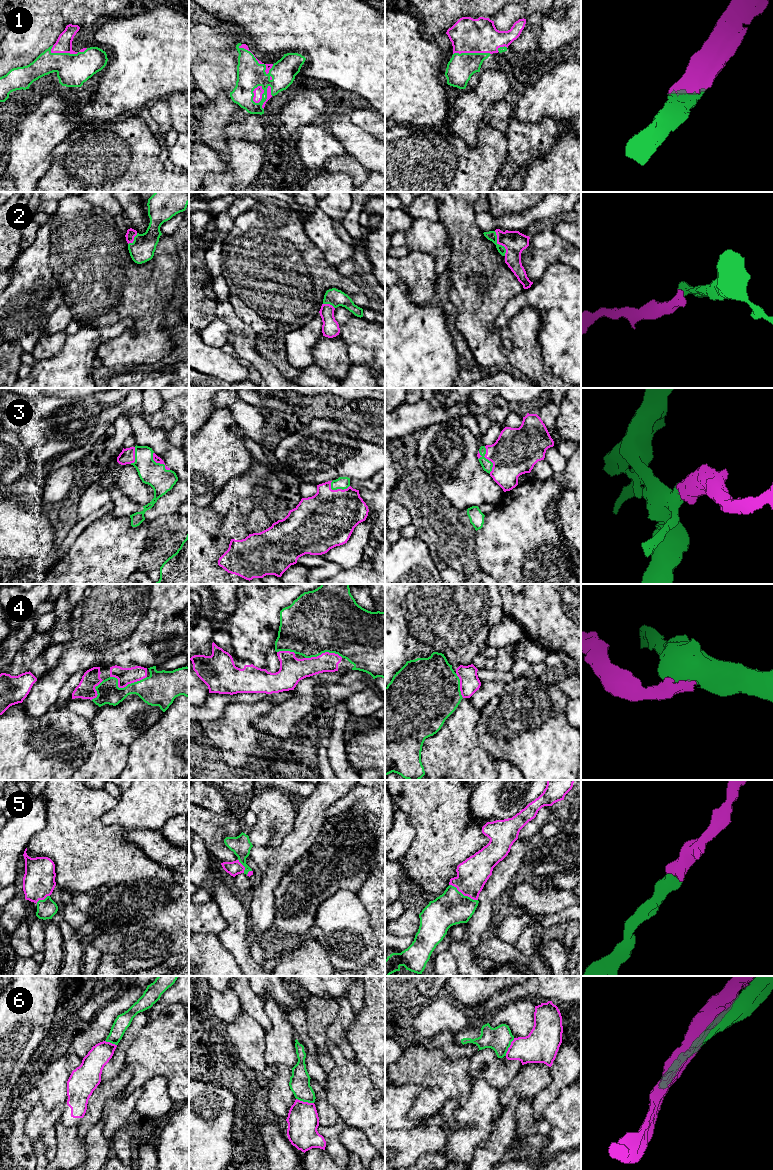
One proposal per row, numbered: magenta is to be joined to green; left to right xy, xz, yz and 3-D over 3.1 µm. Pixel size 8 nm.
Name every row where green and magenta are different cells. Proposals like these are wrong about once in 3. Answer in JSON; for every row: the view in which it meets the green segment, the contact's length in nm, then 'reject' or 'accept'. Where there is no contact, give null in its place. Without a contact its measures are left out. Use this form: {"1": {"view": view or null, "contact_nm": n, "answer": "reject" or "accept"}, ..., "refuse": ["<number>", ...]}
{"1": {"view": "xz", "contact_nm": 340, "answer": "accept"}, "2": {"view": "yz", "contact_nm": 220, "answer": "accept"}, "3": {"view": "yz", "contact_nm": 220, "answer": "accept"}, "4": {"view": "xy", "contact_nm": 300, "answer": "accept"}, "5": {"view": "yz", "contact_nm": 260, "answer": "accept"}, "6": {"view": "xz", "contact_nm": 150, "answer": "reject"}, "refuse": ["6"]}

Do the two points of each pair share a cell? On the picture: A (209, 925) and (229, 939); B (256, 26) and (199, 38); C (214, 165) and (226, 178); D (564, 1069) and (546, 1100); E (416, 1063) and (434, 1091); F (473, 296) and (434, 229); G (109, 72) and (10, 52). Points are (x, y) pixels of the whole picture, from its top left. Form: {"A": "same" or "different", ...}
{"A": "different", "B": "different", "C": "different", "D": "same", "E": "same", "F": "different", "G": "different"}

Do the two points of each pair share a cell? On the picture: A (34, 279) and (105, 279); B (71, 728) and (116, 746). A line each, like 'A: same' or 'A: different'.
A: different
B: different

